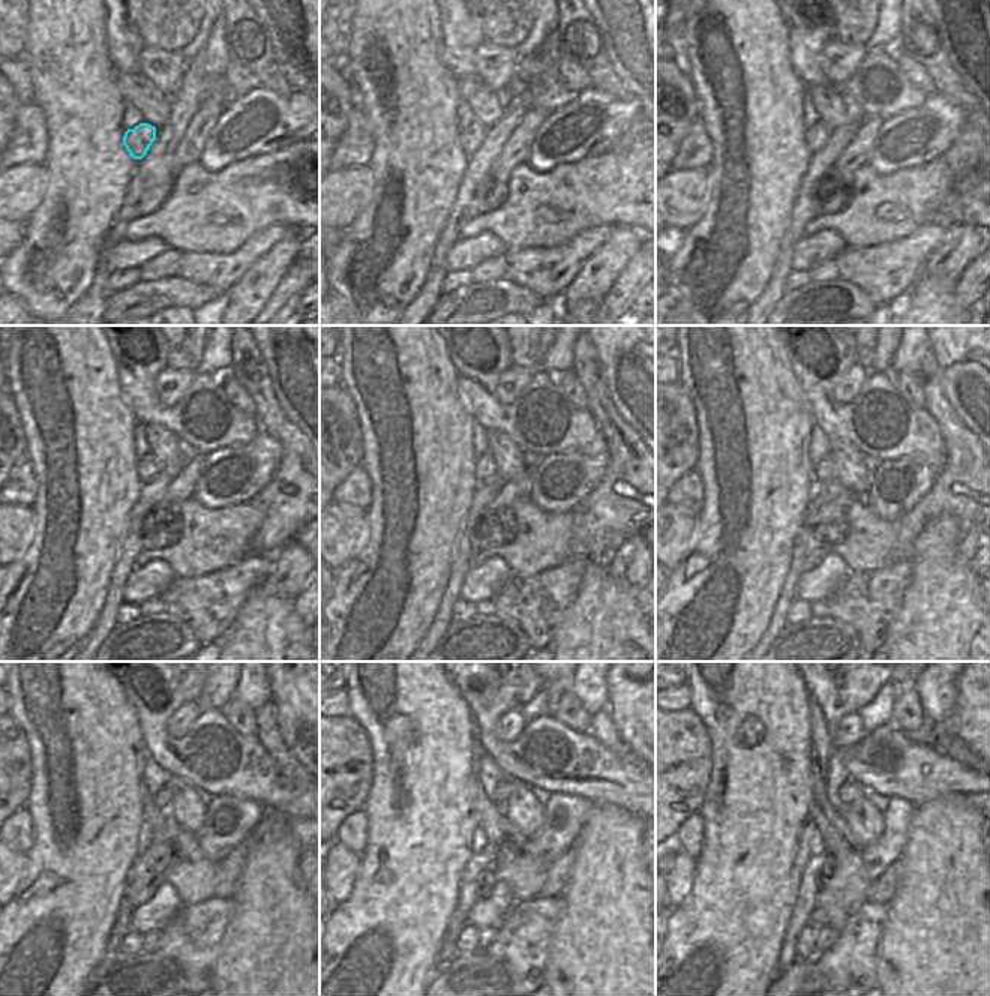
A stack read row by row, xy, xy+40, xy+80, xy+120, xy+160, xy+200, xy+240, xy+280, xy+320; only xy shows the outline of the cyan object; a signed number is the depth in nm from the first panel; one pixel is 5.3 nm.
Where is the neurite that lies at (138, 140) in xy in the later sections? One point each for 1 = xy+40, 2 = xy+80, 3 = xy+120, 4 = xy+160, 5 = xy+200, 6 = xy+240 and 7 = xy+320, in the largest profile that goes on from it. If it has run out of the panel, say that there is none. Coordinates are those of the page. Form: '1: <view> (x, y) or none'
1: xy+40 (471, 138)
2: xy+80 (818, 134)
3: xy+120 (147, 467)
4: xy+160 (485, 468)
5: xy+200 (824, 470)
6: xy+240 (162, 798)
7: xy+320 (849, 791)

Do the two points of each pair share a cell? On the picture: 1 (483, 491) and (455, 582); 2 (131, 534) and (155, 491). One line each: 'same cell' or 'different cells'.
1: same cell
2: same cell

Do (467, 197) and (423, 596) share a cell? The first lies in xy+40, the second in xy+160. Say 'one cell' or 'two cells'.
two cells

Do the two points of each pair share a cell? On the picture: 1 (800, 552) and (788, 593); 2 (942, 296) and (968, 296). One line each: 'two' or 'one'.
1: one
2: two

